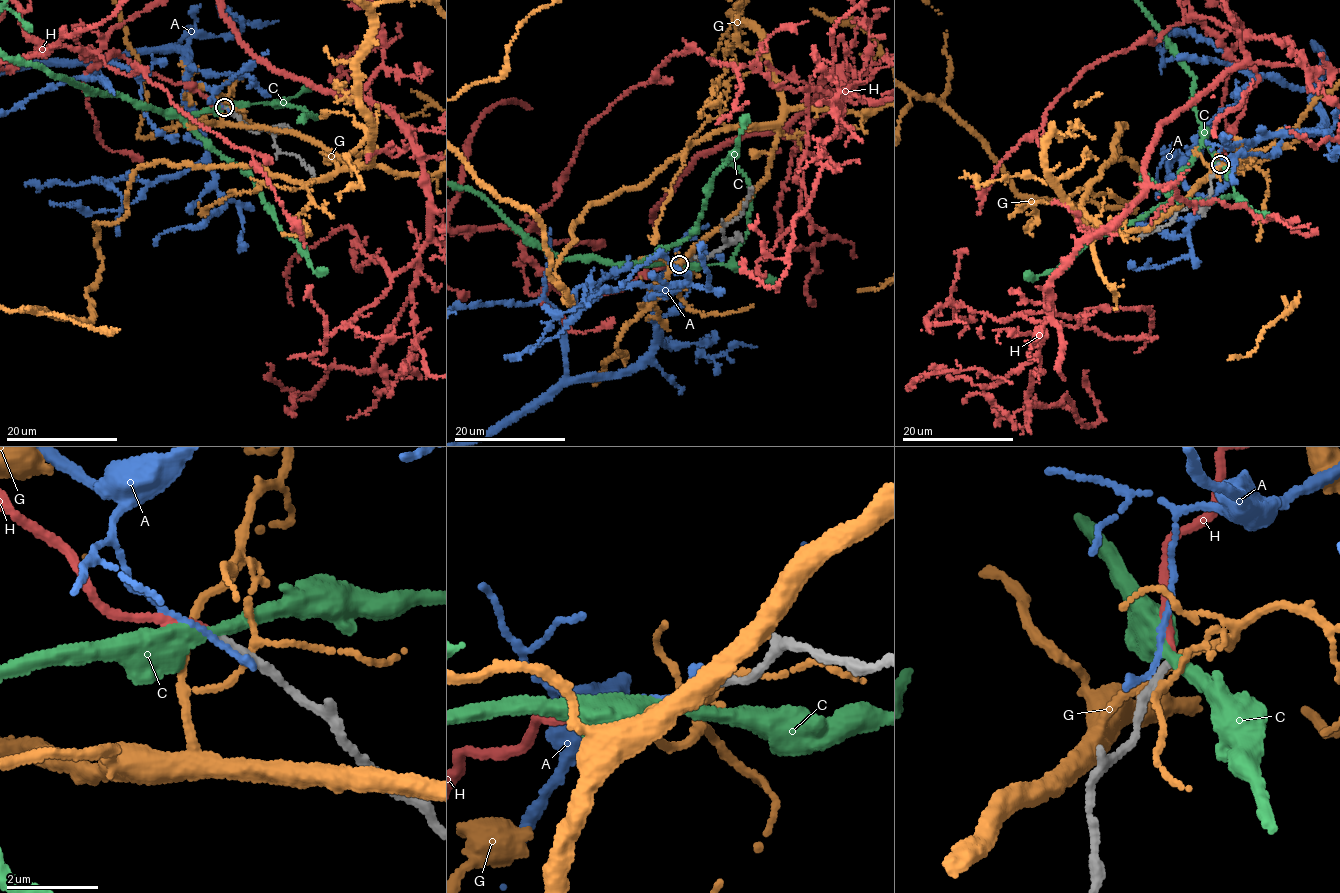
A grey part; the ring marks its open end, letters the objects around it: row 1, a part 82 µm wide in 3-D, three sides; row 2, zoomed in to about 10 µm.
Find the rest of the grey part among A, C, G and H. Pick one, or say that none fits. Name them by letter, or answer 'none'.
H

